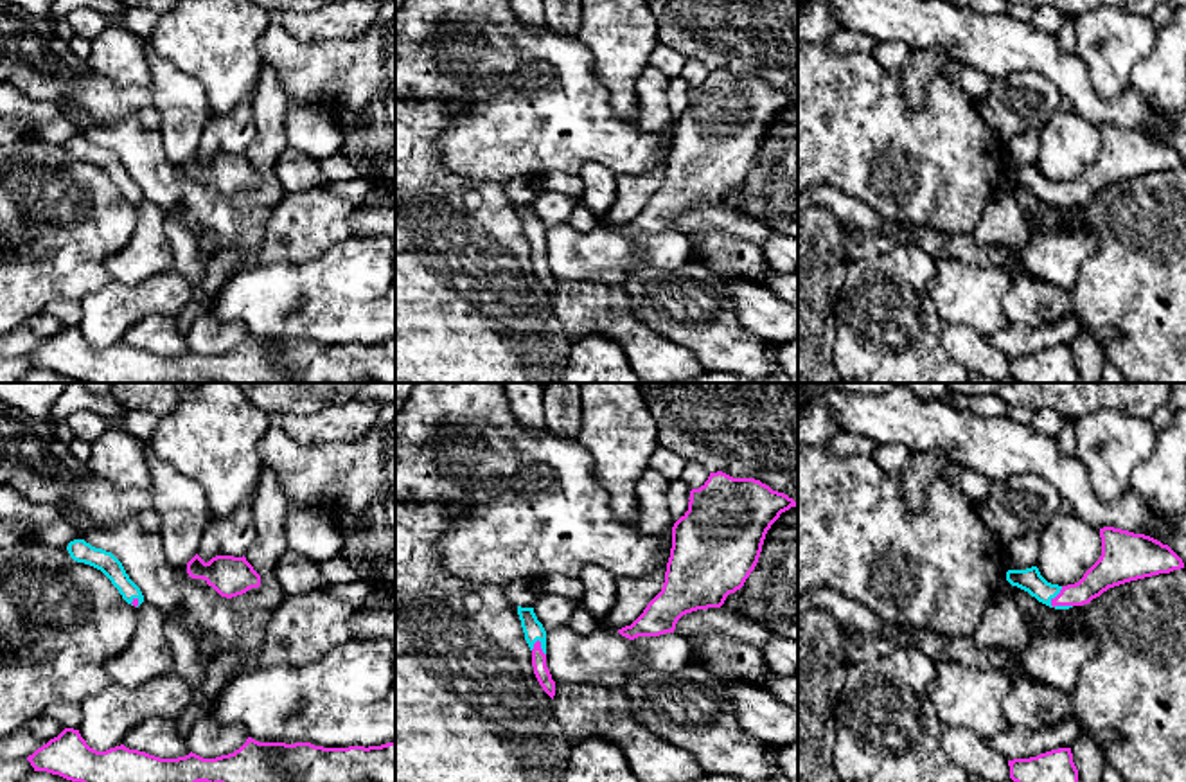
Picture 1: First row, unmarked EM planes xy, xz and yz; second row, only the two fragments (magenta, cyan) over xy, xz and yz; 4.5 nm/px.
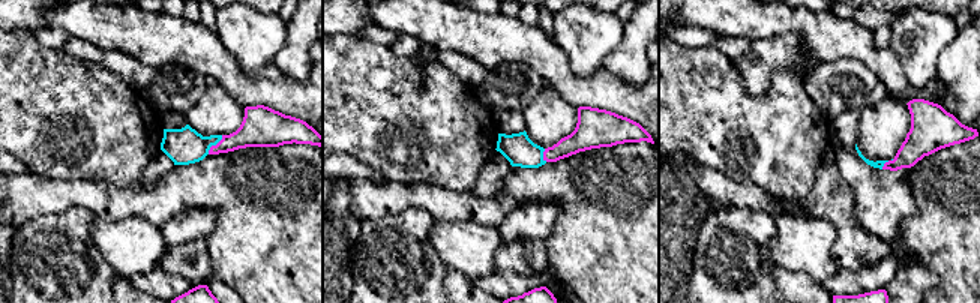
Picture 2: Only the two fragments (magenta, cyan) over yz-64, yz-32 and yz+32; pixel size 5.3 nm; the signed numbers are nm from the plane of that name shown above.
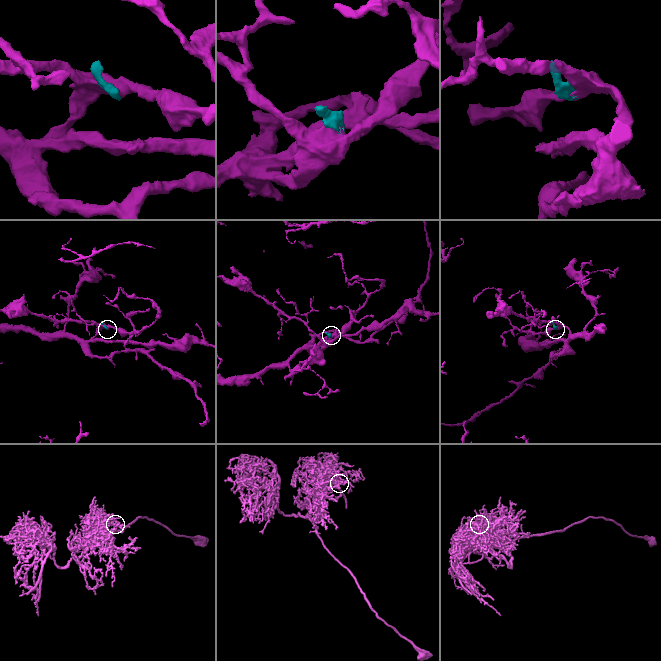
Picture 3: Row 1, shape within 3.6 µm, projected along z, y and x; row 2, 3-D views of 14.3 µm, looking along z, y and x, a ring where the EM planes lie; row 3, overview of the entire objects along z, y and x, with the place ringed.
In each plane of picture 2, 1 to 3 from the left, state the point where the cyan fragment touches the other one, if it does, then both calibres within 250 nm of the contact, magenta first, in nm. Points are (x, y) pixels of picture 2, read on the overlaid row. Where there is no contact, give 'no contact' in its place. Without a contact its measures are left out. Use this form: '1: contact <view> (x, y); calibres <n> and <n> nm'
1: contact yz-64 (213, 146); calibres 190 and 200 nm
2: contact yz-32 (544, 155); calibres 140 and 170 nm
3: contact yz+32 (884, 164); calibres 180 and 50 nm

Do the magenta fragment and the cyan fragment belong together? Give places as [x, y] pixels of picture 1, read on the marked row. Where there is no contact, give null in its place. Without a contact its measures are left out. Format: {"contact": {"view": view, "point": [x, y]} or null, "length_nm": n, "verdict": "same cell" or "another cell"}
{"contact": {"view": "yz", "point": [1055, 597]}, "length_nm": 110, "verdict": "same cell"}

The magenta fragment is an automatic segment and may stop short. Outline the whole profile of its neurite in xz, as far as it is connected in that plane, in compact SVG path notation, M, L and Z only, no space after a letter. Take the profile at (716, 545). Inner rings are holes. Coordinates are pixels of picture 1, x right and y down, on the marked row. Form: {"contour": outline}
{"contour": "M722 471L690 491L688 511L672 527L672 548L661 591L643 613L618 633L629 640L674 633L677 620L692 611L721 608L755 570L771 525L798 503L755 478L733 478Z"}

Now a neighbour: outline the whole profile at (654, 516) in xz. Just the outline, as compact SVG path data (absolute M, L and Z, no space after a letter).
M649 467L636 480L638 520L634 527L643 534L658 534L674 527L667 498L668 487L670 482Z

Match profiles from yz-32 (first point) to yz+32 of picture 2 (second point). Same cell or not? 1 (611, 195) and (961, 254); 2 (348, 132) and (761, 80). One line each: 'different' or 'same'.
1: same
2: different

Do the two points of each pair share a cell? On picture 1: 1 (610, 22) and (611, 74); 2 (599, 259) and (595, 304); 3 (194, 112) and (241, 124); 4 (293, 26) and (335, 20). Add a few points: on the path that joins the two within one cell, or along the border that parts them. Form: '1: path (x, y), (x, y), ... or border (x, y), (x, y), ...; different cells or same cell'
1: path (611, 35), (611, 62); same cell
2: border (556, 279), (597, 281), (620, 286); different cells
3: border (212, 114), (196, 150); different cells
4: path (304, 26), (324, 24); same cell

